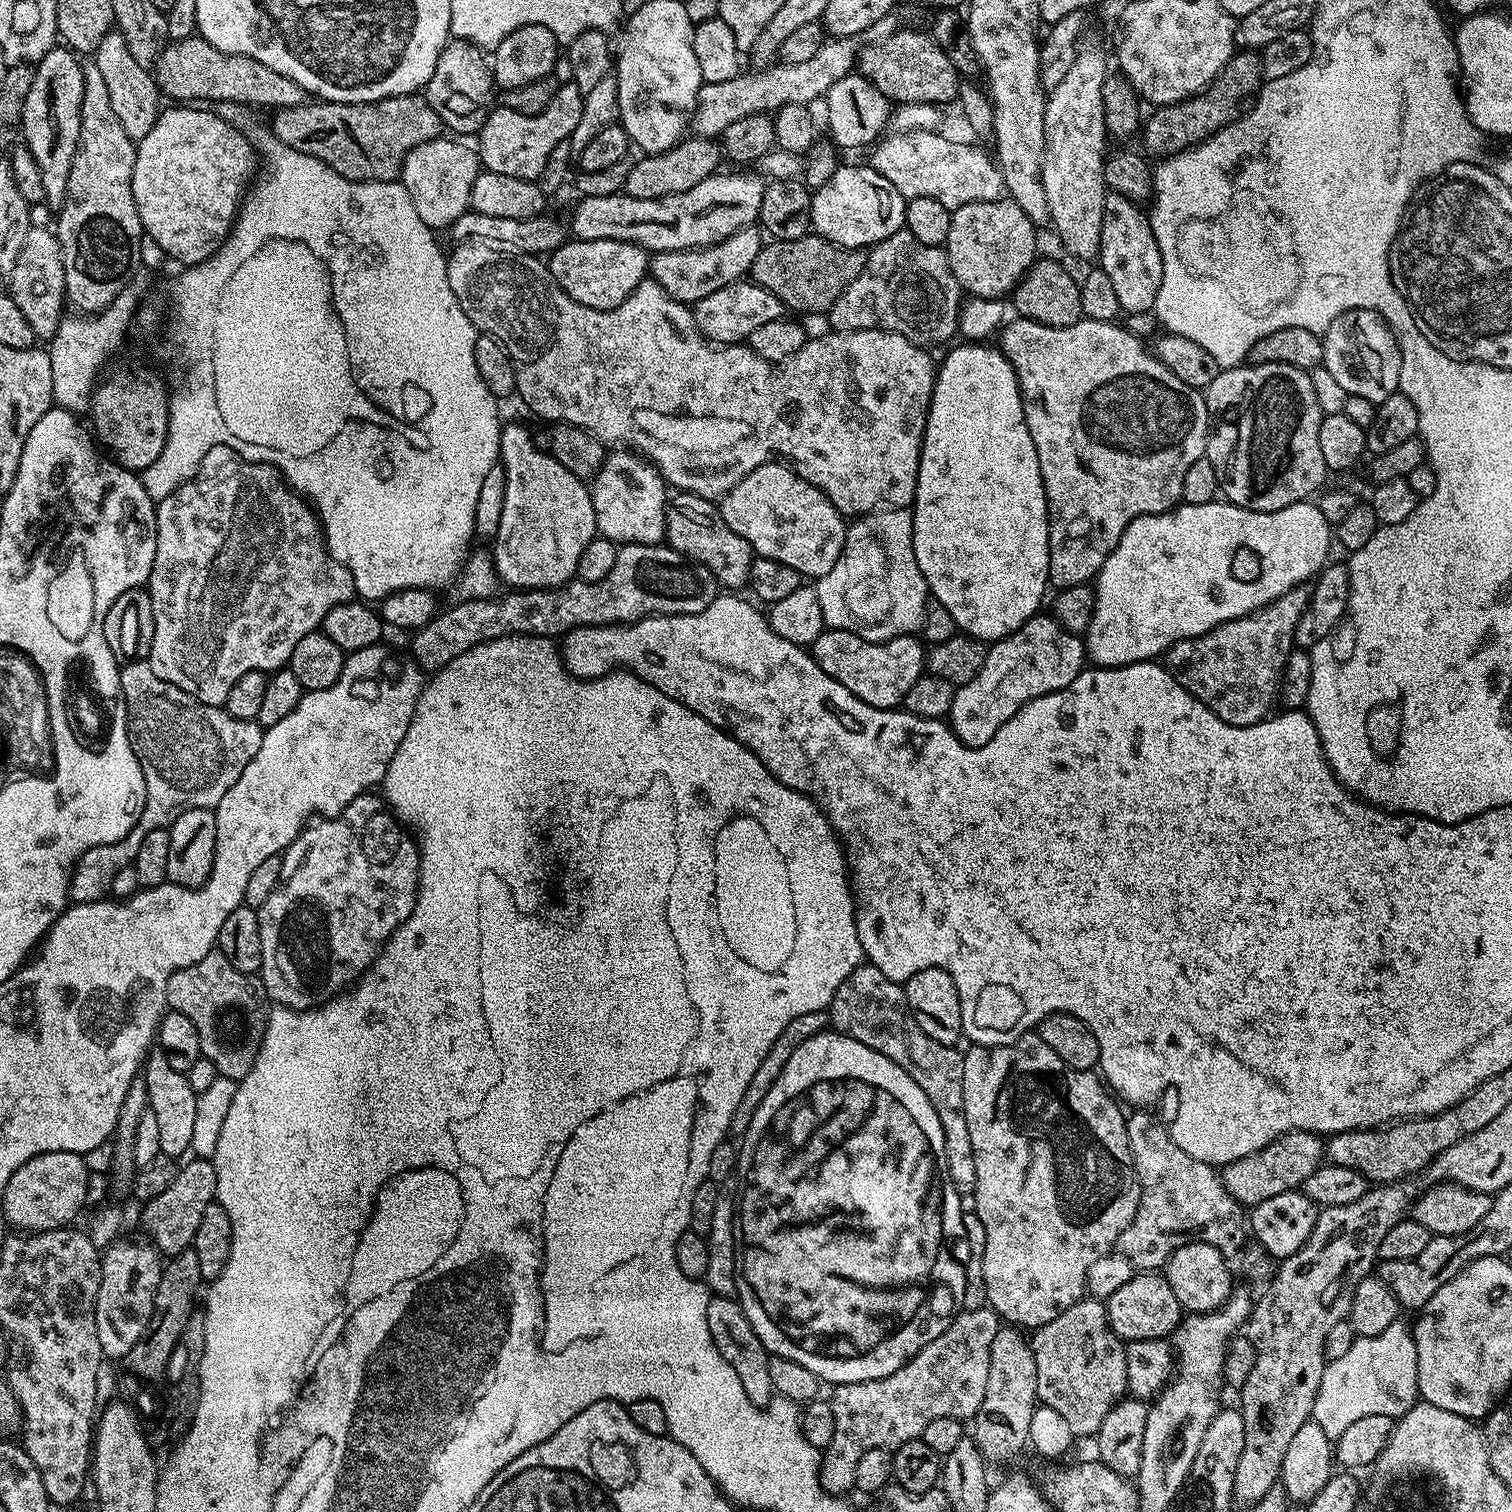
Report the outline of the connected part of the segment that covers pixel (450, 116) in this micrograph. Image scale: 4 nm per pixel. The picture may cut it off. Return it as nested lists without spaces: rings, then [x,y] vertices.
[[[449,39],[438,58],[438,66],[434,66],[434,74],[430,74],[430,82],[422,90],[428,104],[434,106],[441,125],[452,131],[449,133],[461,137],[479,133],[493,107],[494,81],[489,61],[486,56],[484,60],[484,56],[485,53],[469,40]]]

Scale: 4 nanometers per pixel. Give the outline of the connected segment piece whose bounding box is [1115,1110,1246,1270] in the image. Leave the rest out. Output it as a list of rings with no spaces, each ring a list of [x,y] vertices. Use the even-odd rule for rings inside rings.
[[[1136,1110],[1133,1117],[1130,1118],[1126,1126],[1126,1134],[1130,1142],[1130,1150],[1132,1151],[1132,1165],[1136,1171],[1136,1177],[1140,1180],[1140,1201],[1138,1202],[1138,1210],[1134,1214],[1134,1218],[1130,1222],[1130,1226],[1126,1226],[1126,1230],[1122,1230],[1122,1234],[1118,1238],[1115,1251],[1121,1252],[1126,1258],[1130,1258],[1133,1269],[1136,1270],[1160,1270],[1168,1263],[1168,1259],[1174,1254],[1174,1250],[1178,1250],[1182,1246],[1192,1244],[1196,1240],[1200,1240],[1204,1244],[1214,1246],[1214,1250],[1218,1250],[1225,1258],[1232,1258],[1232,1255],[1239,1250],[1244,1244],[1244,1232],[1246,1236],[1246,1212],[1242,1205],[1236,1201],[1230,1194],[1230,1190],[1226,1190],[1221,1173],[1215,1167],[1206,1162],[1198,1162],[1198,1158],[1190,1158],[1190,1154],[1186,1154],[1186,1150],[1182,1150],[1182,1146],[1178,1146],[1178,1142],[1174,1142],[1171,1131],[1167,1127],[1164,1128],[1151,1116],[1151,1111]]]

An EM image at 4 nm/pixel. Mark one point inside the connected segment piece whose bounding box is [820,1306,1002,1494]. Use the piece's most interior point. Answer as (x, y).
(947, 1379)

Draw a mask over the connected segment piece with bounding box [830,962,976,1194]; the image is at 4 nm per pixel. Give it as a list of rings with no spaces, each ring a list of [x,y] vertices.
[[[867,962],[851,972],[847,980],[838,986],[830,1005],[830,1024],[843,1036],[886,1054],[890,1062],[898,1062],[922,1091],[930,1098],[930,1106],[942,1122],[942,1134],[946,1146],[946,1166],[948,1179],[957,1192],[972,1194],[976,1191],[976,1171],[974,1170],[974,1150],[970,1146],[970,1130],[966,1127],[966,1110],[962,1102],[962,1066],[964,1058],[959,1047],[939,1044],[918,1026],[910,1006],[906,1002],[903,984],[895,984],[882,970]]]

